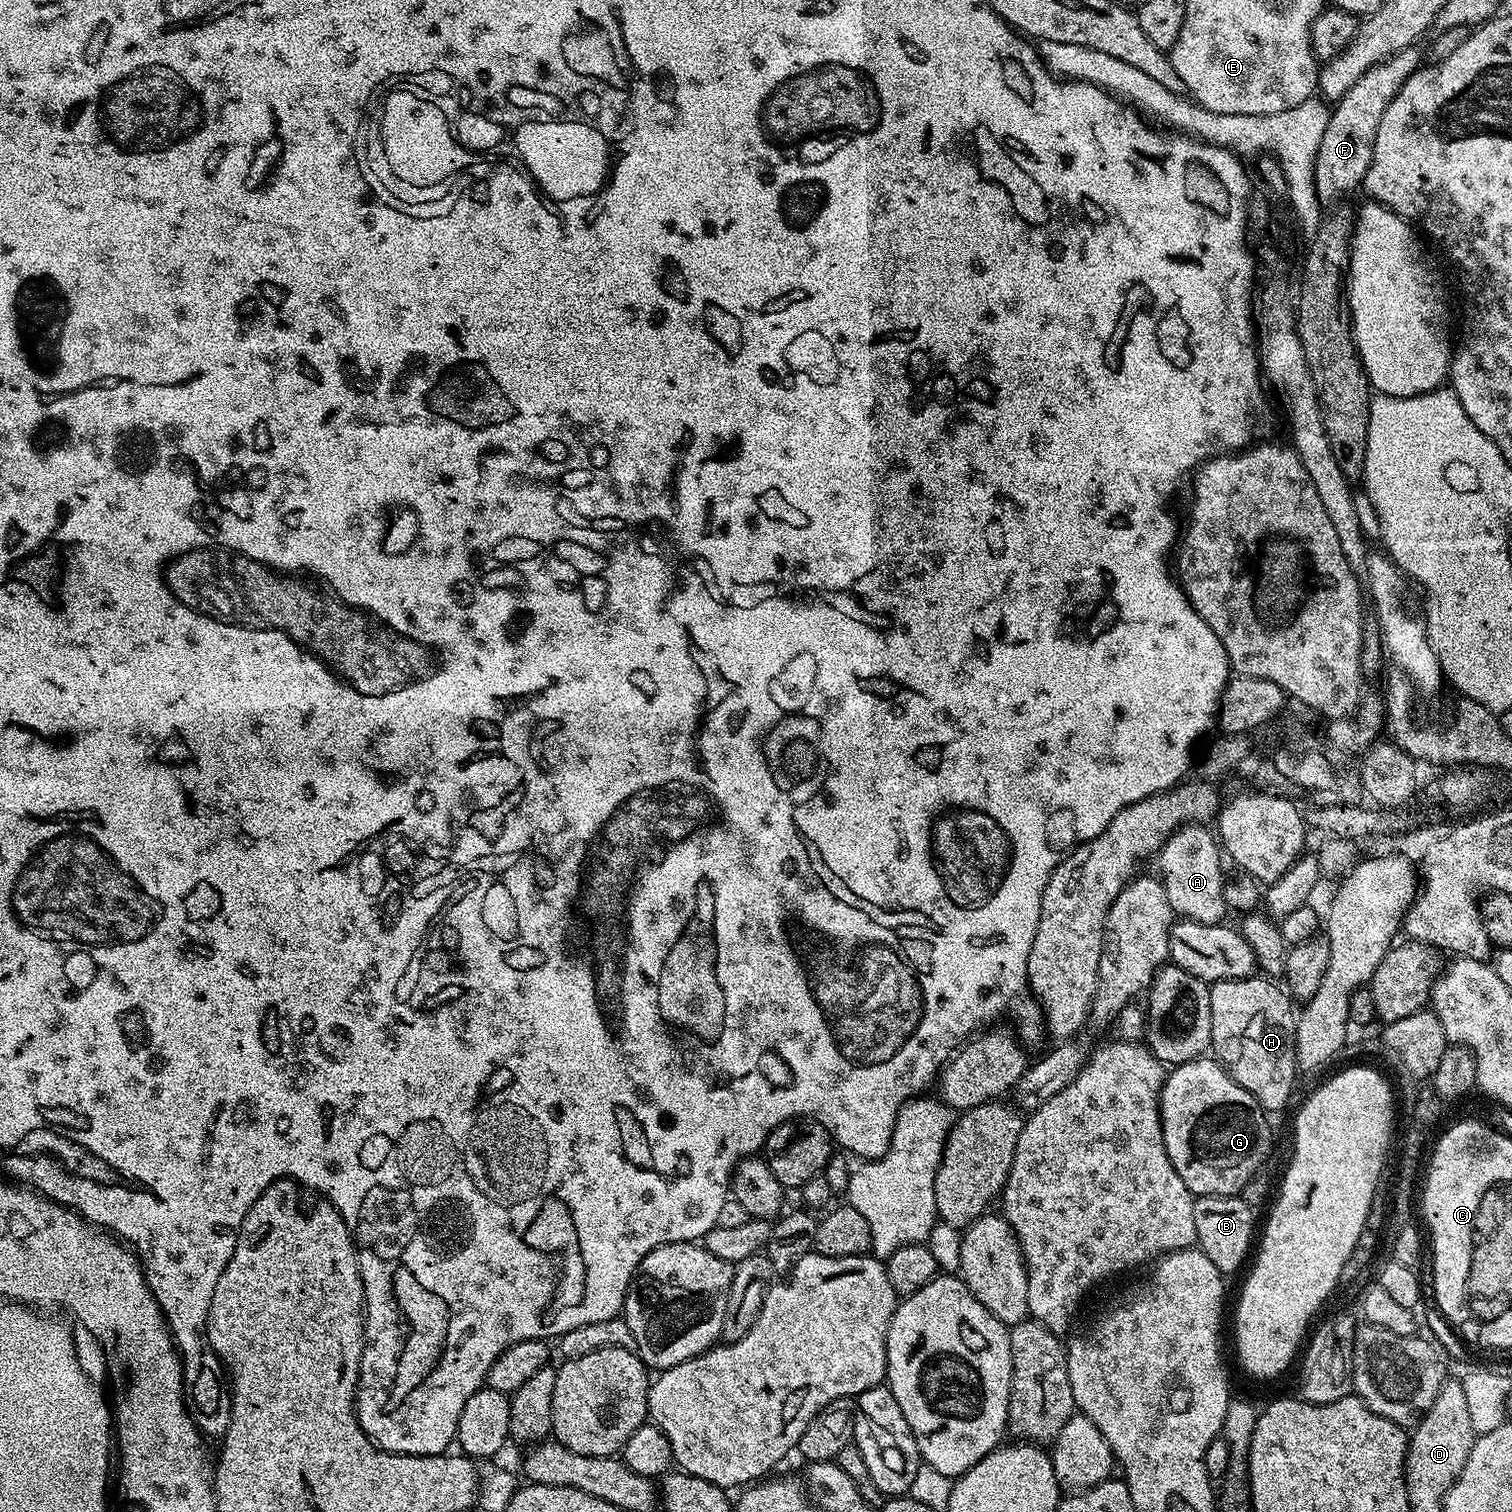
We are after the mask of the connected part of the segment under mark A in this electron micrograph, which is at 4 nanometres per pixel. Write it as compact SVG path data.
M1200 822L1177 828L1160 849L1159 860L1158 876L1164 882L1166 898L1170 898L1170 906L1177 917L1203 924L1219 924L1225 919L1224 915L1229 915L1230 909L1224 897L1225 861L1213 829L1211 832Z

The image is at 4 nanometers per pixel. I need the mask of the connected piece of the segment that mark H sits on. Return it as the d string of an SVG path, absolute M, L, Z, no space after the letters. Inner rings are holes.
M1253 974L1241 980L1218 980L1210 987L1210 1022L1212 1023L1211 1055L1220 1061L1242 1086L1242 1090L1250 1090L1257 1104L1265 1113L1280 1112L1288 1104L1292 1091L1296 1088L1296 1017L1289 993L1283 987L1271 984L1263 975Z

